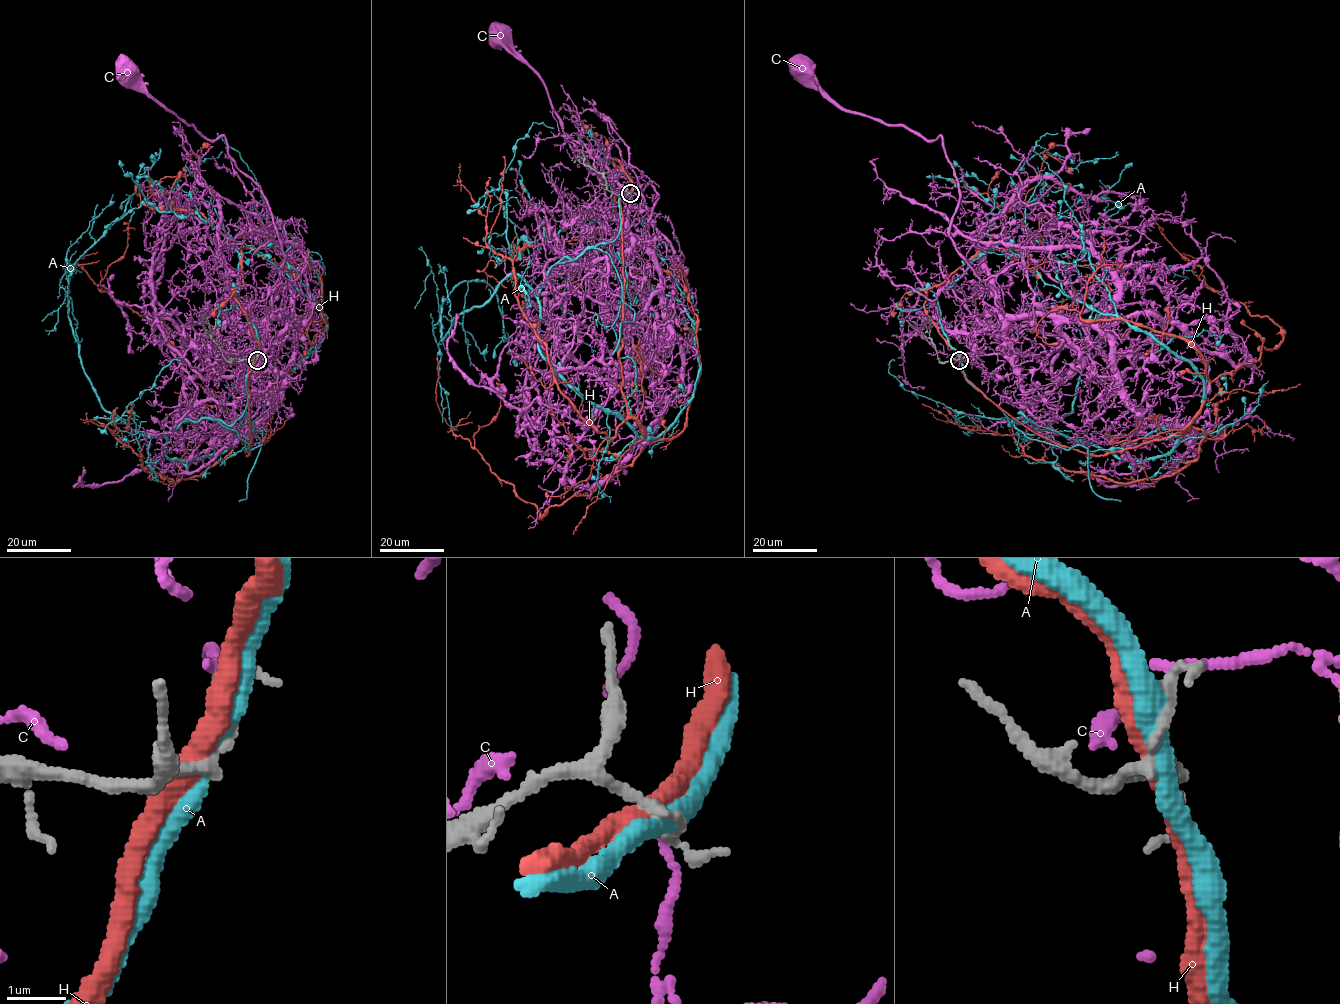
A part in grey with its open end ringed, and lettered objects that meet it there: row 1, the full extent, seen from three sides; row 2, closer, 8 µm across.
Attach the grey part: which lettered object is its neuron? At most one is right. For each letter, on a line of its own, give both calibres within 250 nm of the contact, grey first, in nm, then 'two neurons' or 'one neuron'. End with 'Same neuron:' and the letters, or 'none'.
A: 190/360 nm | two neurons
C: 260/160 nm | two neurons
H: 180/400 nm | two neurons
Same neuron: none

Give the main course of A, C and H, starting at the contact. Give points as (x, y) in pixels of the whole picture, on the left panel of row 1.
A: (257, 356), (245, 411), (184, 421), (168, 458), (228, 449), (326, 328), (185, 167), (223, 151)
C: (257, 354), (264, 351), (256, 328), (271, 315), (284, 262), (267, 201), (223, 136), (208, 140), (126, 72)
H: (256, 359), (247, 455), (268, 418), (268, 378), (200, 347), (177, 350), (160, 319), (64, 265)

